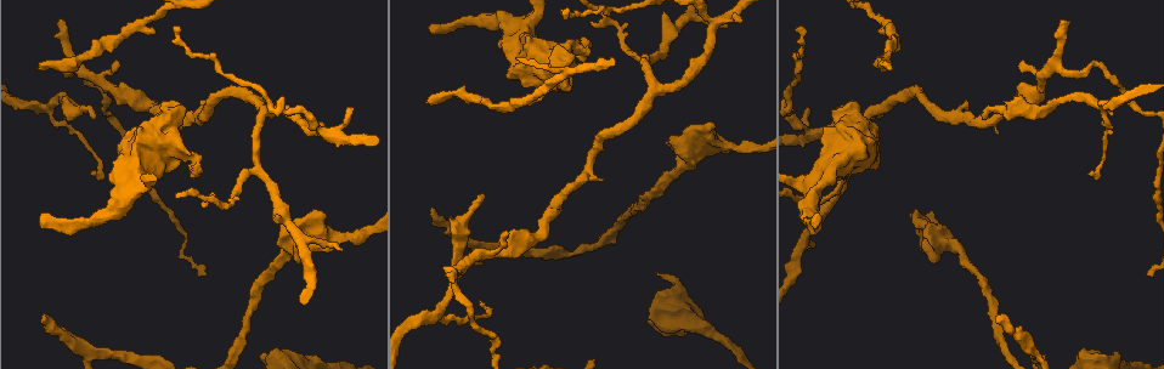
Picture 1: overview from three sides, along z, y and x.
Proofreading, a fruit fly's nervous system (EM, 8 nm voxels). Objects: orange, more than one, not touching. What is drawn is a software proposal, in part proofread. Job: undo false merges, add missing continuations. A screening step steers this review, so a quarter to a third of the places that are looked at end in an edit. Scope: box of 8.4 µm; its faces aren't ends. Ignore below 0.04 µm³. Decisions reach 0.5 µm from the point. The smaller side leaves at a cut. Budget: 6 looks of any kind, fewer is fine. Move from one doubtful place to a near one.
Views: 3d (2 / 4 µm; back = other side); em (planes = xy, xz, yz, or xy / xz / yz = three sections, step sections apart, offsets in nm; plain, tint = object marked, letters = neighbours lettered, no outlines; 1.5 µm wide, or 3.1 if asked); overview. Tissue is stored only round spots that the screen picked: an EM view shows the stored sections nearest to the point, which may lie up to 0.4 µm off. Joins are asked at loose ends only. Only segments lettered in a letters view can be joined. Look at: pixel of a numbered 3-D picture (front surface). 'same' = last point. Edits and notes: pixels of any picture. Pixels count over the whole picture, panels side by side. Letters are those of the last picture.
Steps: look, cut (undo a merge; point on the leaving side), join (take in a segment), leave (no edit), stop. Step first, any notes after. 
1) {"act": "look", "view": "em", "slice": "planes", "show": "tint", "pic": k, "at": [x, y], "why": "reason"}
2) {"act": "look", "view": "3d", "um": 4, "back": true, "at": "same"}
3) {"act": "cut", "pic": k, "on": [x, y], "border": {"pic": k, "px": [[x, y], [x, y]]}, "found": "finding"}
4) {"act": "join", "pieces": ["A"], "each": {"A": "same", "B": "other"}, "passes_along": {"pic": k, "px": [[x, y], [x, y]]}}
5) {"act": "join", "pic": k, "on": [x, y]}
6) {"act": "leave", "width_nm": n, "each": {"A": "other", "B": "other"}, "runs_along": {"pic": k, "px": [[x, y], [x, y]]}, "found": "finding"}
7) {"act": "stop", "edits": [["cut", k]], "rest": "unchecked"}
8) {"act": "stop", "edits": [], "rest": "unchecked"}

{"act": "look", "view": "3d", "um": 2, "pic": 1, "at": [427, 102], "why": "free end"}

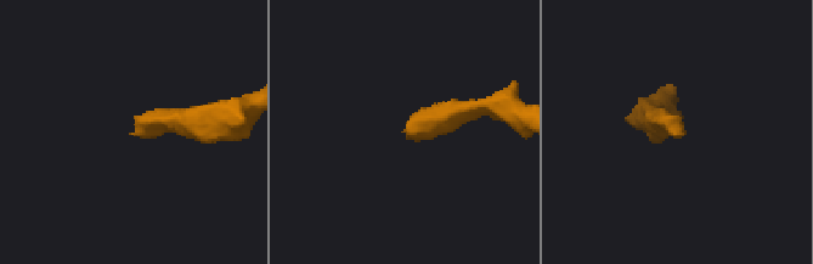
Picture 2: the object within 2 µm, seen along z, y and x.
{"act": "look", "view": "em", "slice": "planes", "show": "letters", "pic": 2, "at": [681, 134], "why": "now the EM"}

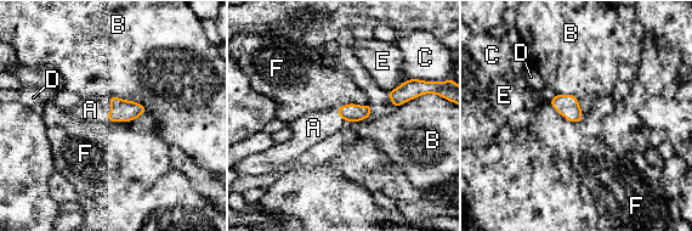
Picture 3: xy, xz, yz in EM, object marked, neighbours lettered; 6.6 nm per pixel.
{"act": "join", "pieces": ["A"], "longest_contact_nm": ["B", 280], "each": {"A": "same", "B": "other", "C": "other", "D": "other", "E": "other", "F": "other"}, "found": "it goes on there"}

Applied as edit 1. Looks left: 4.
{"act": "look", "view": "3d", "um": 2, "pic": 1, "at": [116, 64], "why": "an open end"}

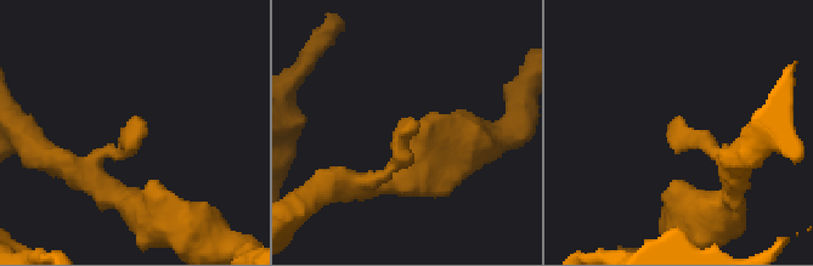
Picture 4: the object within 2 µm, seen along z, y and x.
{"act": "look", "view": "em", "slice": "planes", "show": "letters", "pic": 4, "at": [139, 129]}

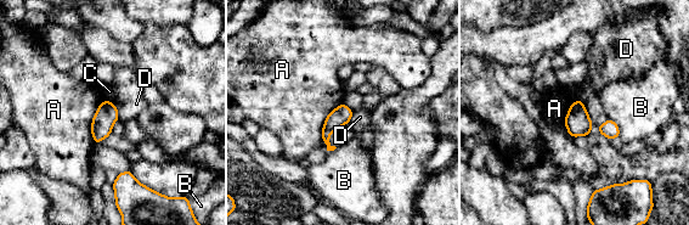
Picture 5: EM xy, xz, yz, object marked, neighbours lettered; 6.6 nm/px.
{"act": "leave", "width_nm": 120, "each": {"A": "other", "B": "other", "C": "other", "D": "other"}, "border": {"pic": 5, "px": [[105, 99], [91, 123], [95, 144]]}, "found": "none of them fits"}

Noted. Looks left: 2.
{"act": "look", "view": "em", "slice": "planes", "show": "tint", "pic": 1, "at": [727, 144], "why": "thick turns thin"}

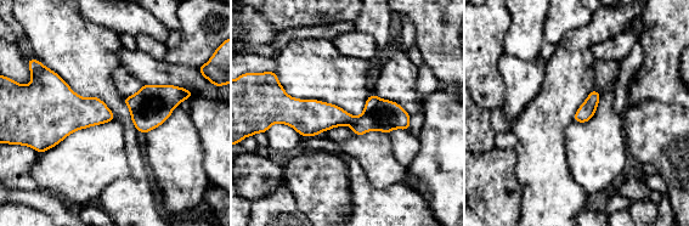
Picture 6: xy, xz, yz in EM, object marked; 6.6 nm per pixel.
{"act": "look", "view": "em", "slice": "planes", "show": "letters", "at": "same", "why": "see the neighbours"}

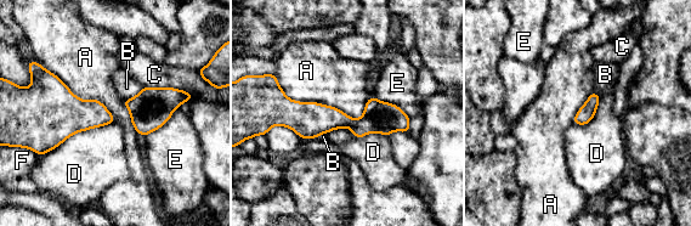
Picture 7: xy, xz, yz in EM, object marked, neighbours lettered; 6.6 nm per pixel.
{"act": "leave", "each": {"A": "other", "B": "other", "C": "other", "D": "other", "E": "other", "F": "other"}, "found": "all the same neuron"}

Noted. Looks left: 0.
{"act": "stop", "edits": [["join", 3]], "rest": "unchecked"}

